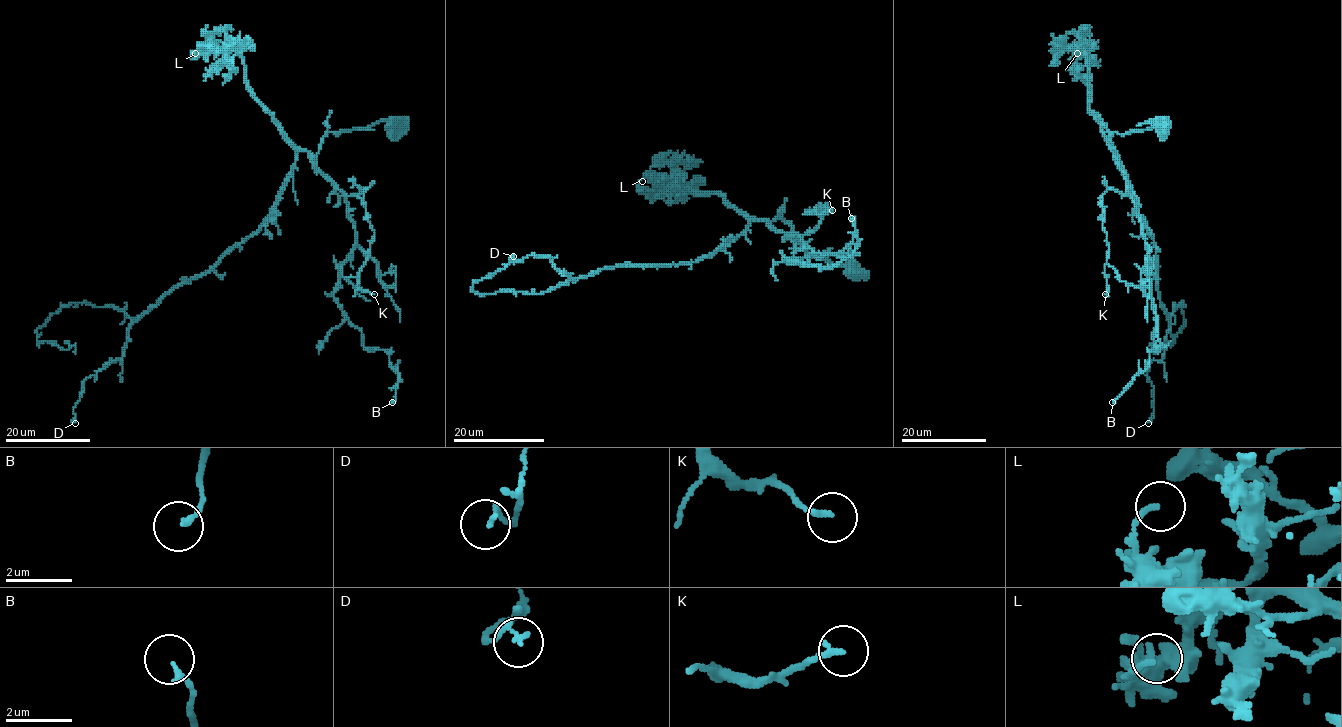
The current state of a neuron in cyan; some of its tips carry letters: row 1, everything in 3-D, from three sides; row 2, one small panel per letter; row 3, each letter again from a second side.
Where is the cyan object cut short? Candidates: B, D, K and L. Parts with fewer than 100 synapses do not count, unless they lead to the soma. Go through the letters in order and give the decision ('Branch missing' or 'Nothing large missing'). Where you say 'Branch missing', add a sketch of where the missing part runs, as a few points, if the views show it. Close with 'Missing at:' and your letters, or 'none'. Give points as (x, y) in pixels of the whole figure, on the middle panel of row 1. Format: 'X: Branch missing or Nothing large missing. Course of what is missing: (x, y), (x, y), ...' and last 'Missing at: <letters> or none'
B: Nothing large missing
D: Nothing large missing
K: Nothing large missing
L: Nothing large missing
Missing at: none

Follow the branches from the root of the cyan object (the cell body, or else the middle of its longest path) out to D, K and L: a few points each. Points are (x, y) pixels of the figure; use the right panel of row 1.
D: (1159, 122), (1110, 138), (1153, 238), (1156, 288), (1170, 324), (1165, 355), (1149, 364), (1148, 423)
K: (1159, 122), (1110, 138), (1127, 195), (1108, 190), (1102, 196), (1109, 248), (1105, 294)
L: (1159, 122), (1115, 132), (1115, 156), (1090, 112), (1089, 60), (1081, 51), (1087, 47), (1077, 53)

